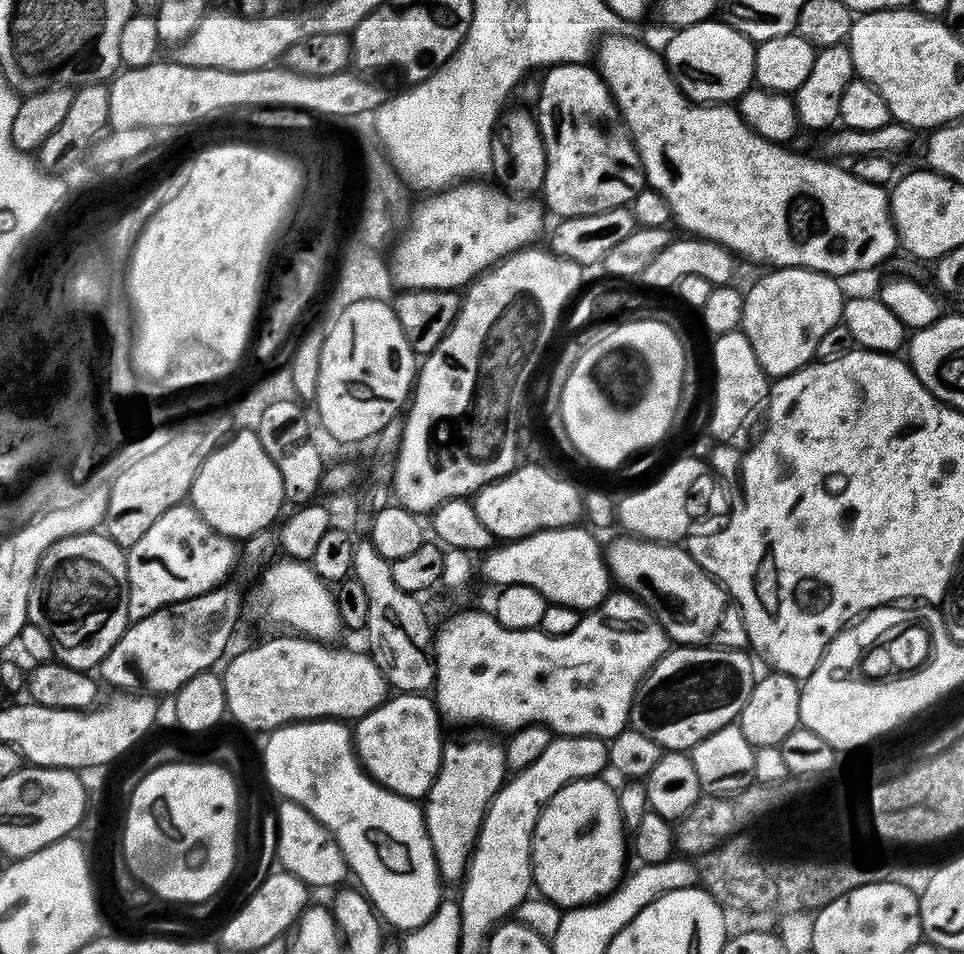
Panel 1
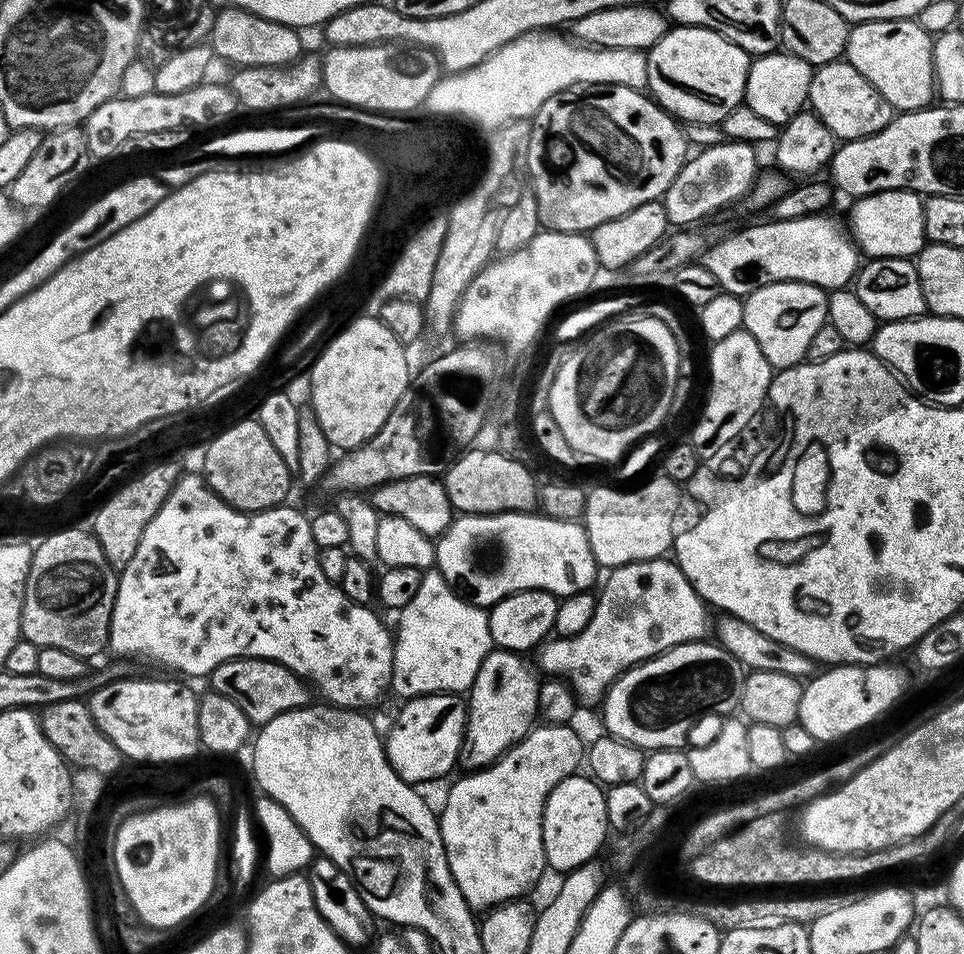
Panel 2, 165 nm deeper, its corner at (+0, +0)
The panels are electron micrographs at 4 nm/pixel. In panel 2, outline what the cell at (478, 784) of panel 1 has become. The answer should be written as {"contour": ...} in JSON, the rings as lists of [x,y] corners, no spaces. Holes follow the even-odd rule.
{"contour":[[[494,648],[492,651],[488,652],[486,658],[483,660],[482,666],[479,668],[479,672],[476,675],[475,682],[472,684],[470,693],[468,696],[468,723],[471,724],[472,728],[465,728],[463,746],[460,748],[460,759],[459,765],[466,770],[479,770],[483,767],[487,767],[490,764],[496,762],[496,760],[500,759],[505,752],[508,751],[512,745],[521,742],[525,736],[531,732],[533,726],[535,725],[534,718],[537,719],[539,705],[540,705],[540,680],[537,679],[533,670],[530,668],[530,664],[521,653],[510,652],[504,649]]]}

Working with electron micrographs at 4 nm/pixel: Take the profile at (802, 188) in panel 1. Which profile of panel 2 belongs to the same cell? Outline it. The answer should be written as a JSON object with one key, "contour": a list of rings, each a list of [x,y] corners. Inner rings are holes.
{"contour":[[[899,188],[859,197],[852,208],[850,236],[865,257],[907,260],[919,256],[926,243],[924,234],[924,200],[911,190]]]}

